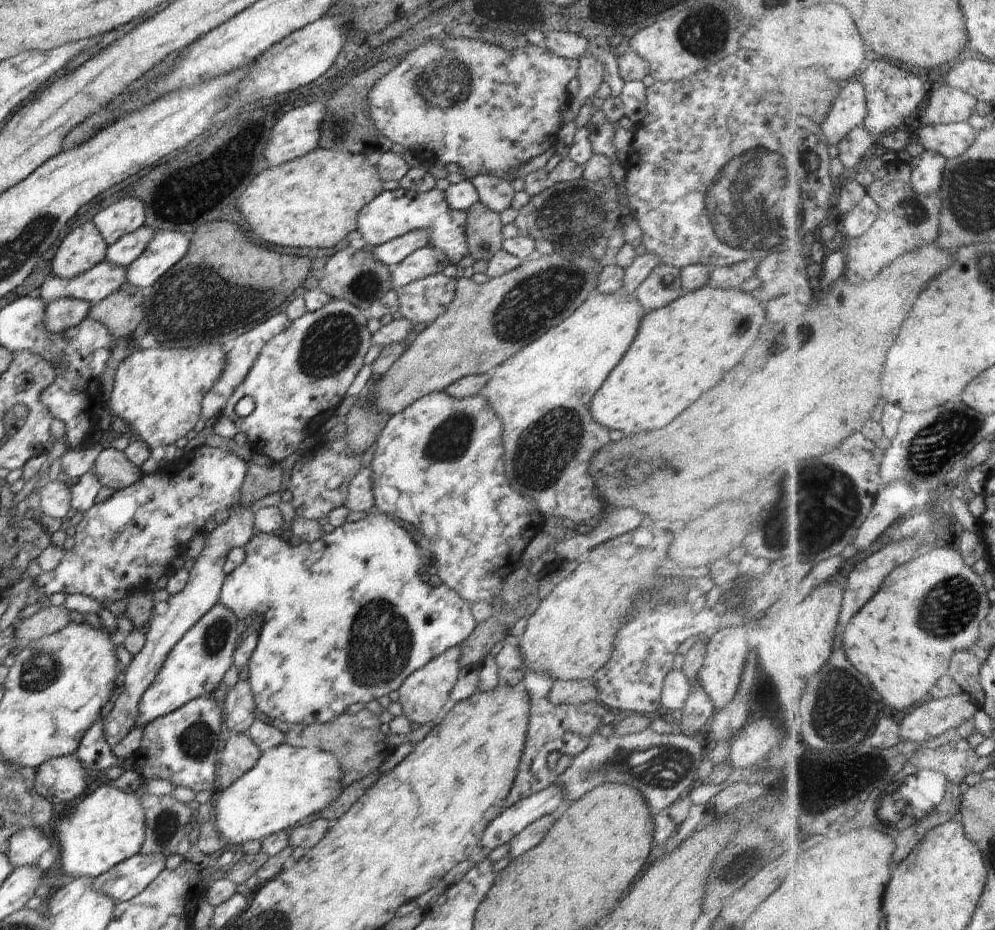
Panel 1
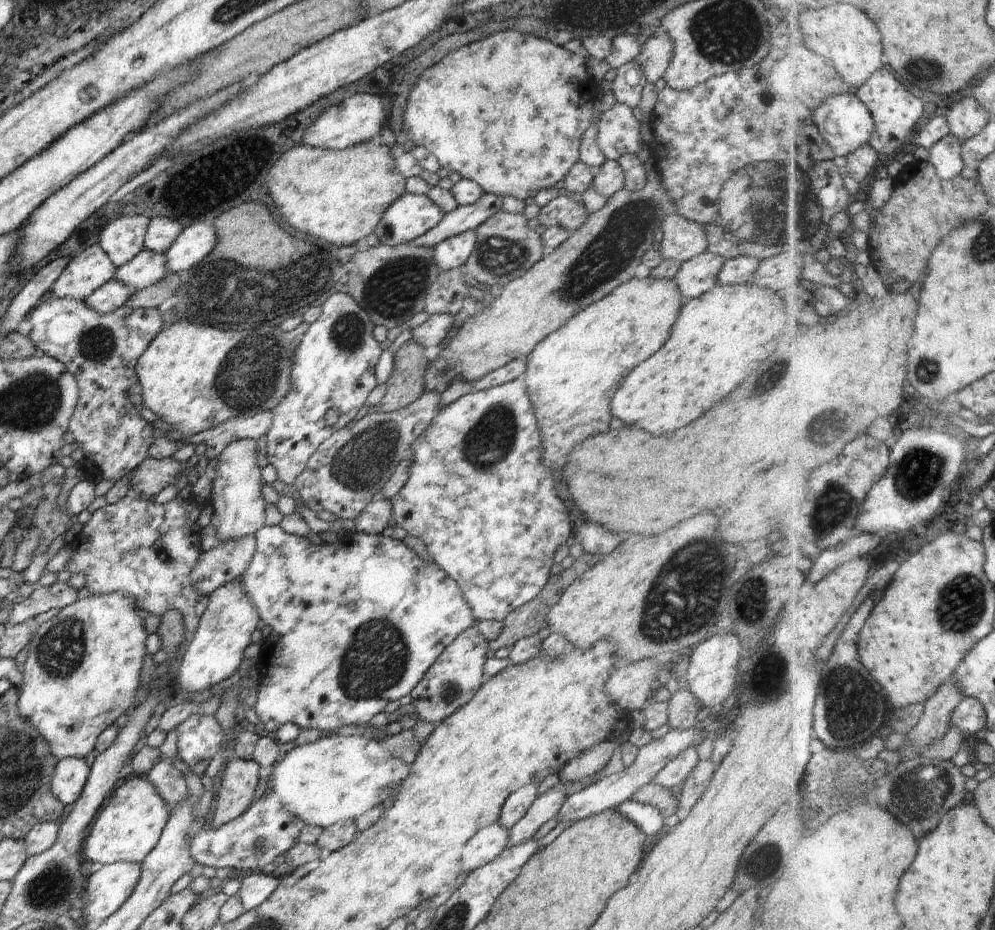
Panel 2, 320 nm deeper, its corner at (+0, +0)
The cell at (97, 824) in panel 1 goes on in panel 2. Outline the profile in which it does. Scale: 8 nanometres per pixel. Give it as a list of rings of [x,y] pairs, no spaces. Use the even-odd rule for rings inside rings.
[[[134,776],[114,790],[97,812],[83,844],[84,859],[109,865],[120,862],[138,863],[157,845],[169,819],[169,810],[158,789],[146,776]]]

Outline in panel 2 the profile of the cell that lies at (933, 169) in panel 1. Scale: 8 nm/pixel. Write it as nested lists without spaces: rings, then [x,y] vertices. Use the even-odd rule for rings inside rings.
[[[950,133],[930,149],[930,161],[937,166],[941,177],[950,180],[964,174],[968,168],[963,153],[964,145],[965,141],[954,133]]]

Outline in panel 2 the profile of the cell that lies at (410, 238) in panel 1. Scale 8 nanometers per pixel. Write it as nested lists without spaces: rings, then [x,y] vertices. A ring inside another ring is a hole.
[[[482,193],[474,204],[458,205],[453,211],[446,213],[434,228],[419,236],[412,243],[433,249],[437,244],[453,236],[476,230],[497,212],[502,211],[502,205],[500,195]]]

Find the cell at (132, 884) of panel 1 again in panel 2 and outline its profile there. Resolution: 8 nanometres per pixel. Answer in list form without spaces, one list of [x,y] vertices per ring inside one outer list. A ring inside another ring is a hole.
[[[266,791],[256,802],[253,802],[238,818],[232,822],[221,826],[220,828],[210,830],[200,829],[192,839],[190,844],[190,854],[195,862],[205,867],[214,869],[226,868],[242,868],[242,870],[262,869],[265,864],[277,861],[284,856],[296,843],[300,831],[305,824],[294,813],[283,807],[282,801],[272,792]]]

